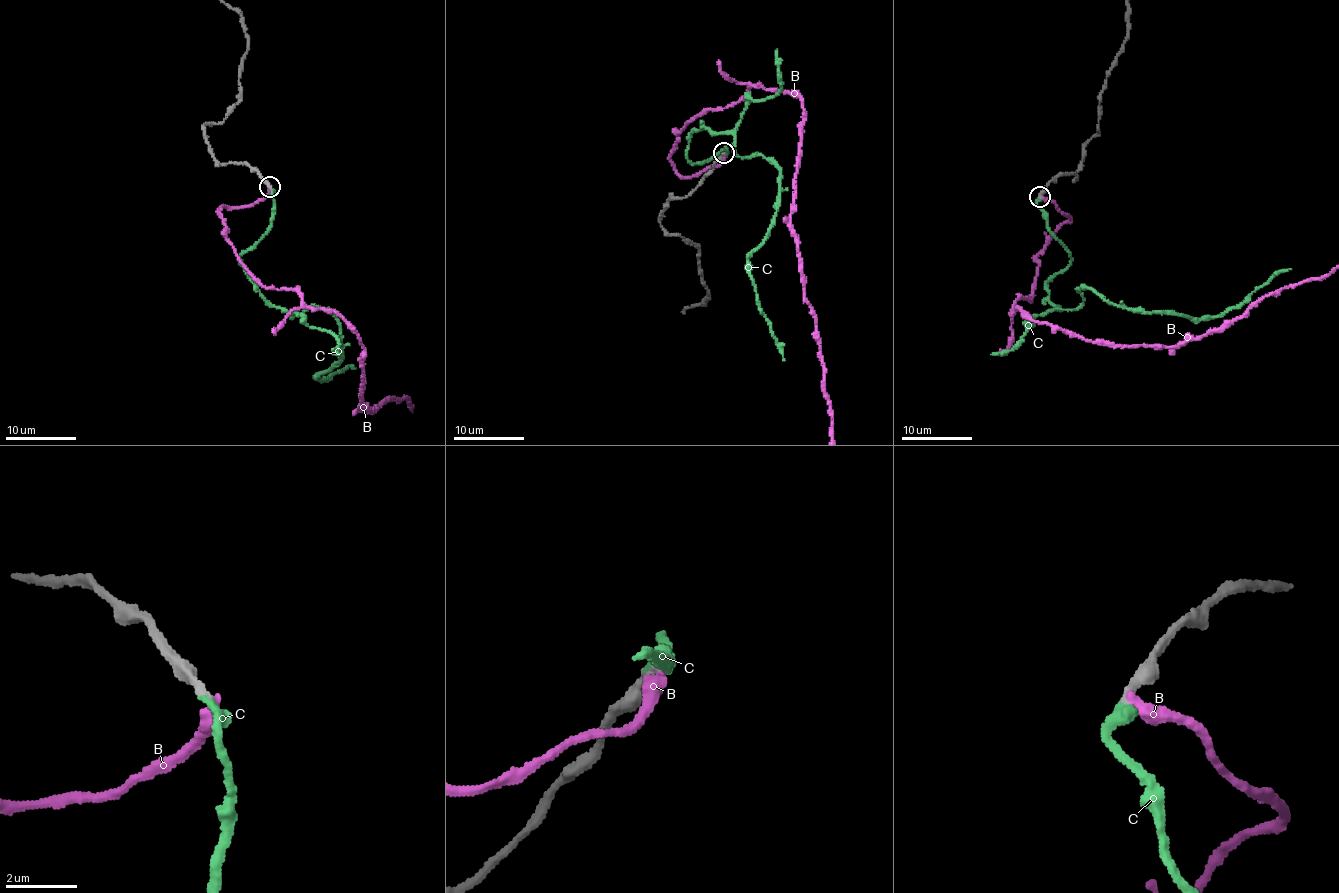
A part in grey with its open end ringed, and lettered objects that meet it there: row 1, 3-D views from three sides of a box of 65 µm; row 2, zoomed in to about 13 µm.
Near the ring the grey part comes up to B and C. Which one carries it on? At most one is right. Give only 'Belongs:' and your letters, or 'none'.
Belongs: C

